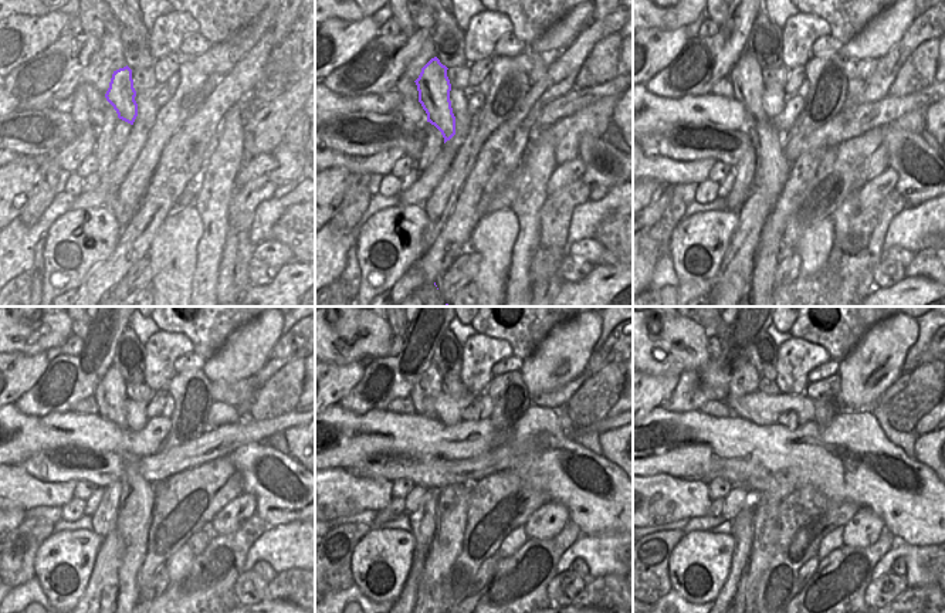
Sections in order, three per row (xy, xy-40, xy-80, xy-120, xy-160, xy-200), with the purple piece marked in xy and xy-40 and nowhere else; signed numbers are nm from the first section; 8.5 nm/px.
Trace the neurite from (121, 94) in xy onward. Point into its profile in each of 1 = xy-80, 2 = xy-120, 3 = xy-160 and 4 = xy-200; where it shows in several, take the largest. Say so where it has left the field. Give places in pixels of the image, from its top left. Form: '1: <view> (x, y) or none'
1: xy-80 (772, 168)
2: xy-120 (134, 520)
3: xy-160 (451, 508)
4: xy-200 (766, 515)

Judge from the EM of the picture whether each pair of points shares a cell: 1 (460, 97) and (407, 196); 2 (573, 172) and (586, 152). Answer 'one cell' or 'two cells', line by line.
1: one cell
2: two cells

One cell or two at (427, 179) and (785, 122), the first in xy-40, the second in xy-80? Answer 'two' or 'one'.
two

